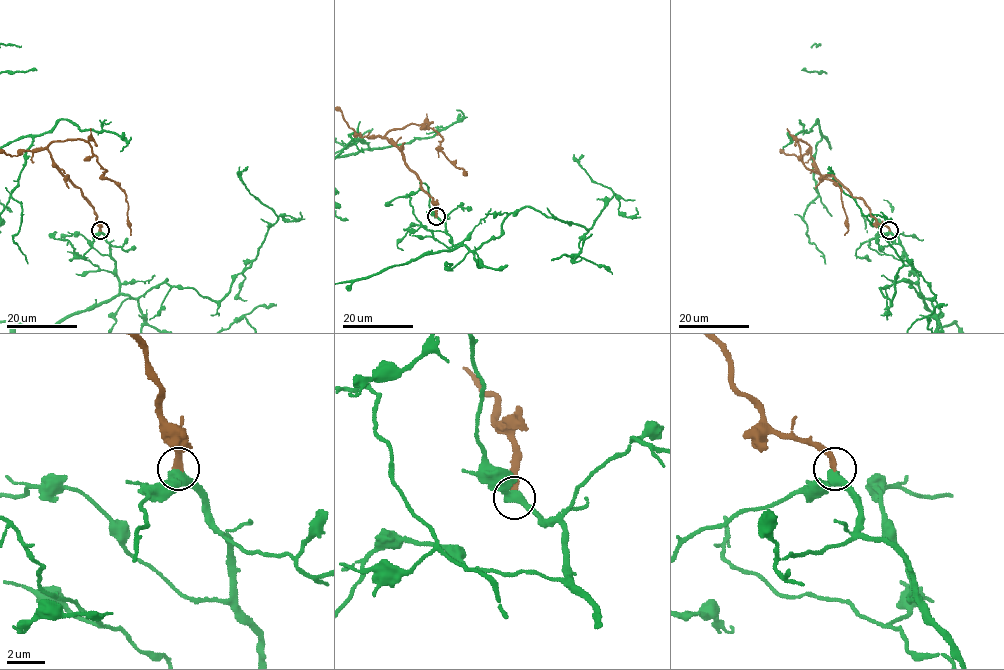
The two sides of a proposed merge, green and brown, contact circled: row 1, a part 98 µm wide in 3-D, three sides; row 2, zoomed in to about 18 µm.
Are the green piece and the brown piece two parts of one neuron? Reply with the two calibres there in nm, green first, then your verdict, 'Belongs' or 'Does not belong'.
Thickness 440 nm (green) against 280 nm. Belongs

